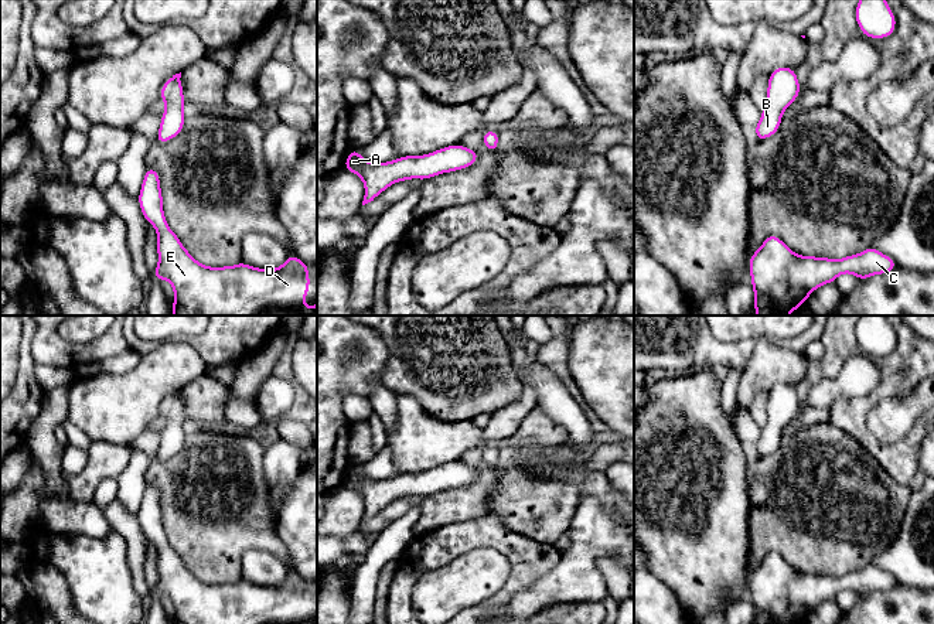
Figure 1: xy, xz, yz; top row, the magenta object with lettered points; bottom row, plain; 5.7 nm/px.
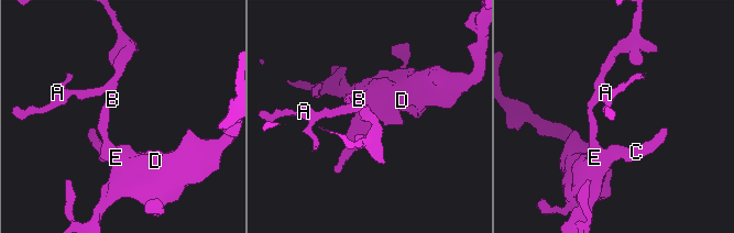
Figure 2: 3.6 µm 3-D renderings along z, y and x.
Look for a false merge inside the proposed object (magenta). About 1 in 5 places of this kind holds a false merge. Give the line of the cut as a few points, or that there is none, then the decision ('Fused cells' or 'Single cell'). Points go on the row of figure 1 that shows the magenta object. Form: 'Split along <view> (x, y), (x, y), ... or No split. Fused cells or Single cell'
No split. Single cell

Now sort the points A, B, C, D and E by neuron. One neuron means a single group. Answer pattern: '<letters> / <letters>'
A B C D E

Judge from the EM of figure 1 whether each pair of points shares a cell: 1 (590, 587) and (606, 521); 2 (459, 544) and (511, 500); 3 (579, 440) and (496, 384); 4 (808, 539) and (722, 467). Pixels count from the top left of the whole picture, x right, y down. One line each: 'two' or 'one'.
1: one
2: two
3: two
4: two

